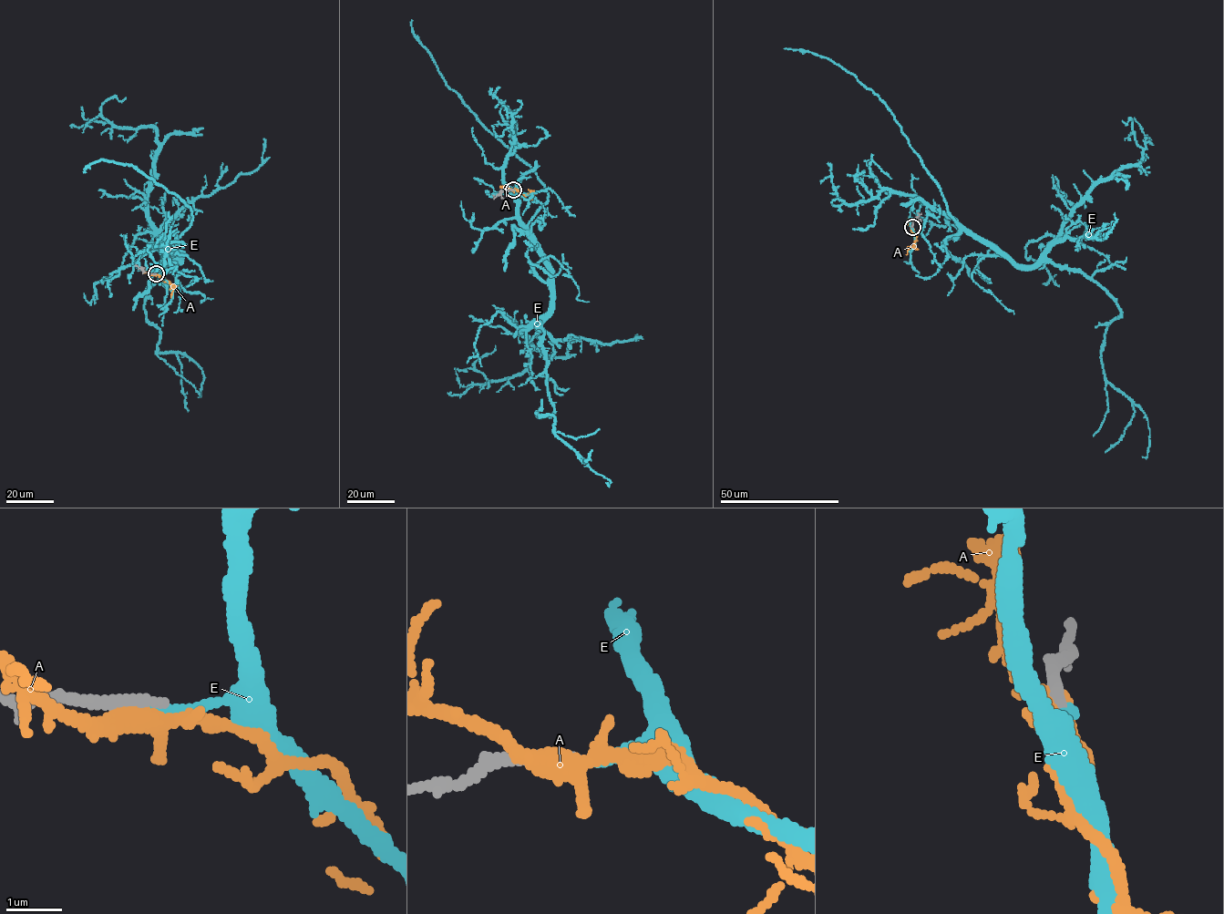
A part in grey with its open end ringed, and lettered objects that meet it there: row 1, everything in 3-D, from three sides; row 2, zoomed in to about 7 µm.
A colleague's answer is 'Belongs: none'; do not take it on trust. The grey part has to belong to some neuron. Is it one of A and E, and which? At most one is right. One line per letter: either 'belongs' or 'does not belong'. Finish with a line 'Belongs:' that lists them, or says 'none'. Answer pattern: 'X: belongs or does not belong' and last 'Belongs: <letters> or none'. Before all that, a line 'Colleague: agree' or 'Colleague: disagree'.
Colleague: agree
A: does not belong
E: does not belong
Belongs: none

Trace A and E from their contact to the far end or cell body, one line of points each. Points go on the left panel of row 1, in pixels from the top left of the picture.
A: (154, 273), (174, 285), (171, 297)
E: (156, 273), (166, 240), (180, 254), (163, 248), (146, 317), (157, 352), (200, 368), (198, 396)

